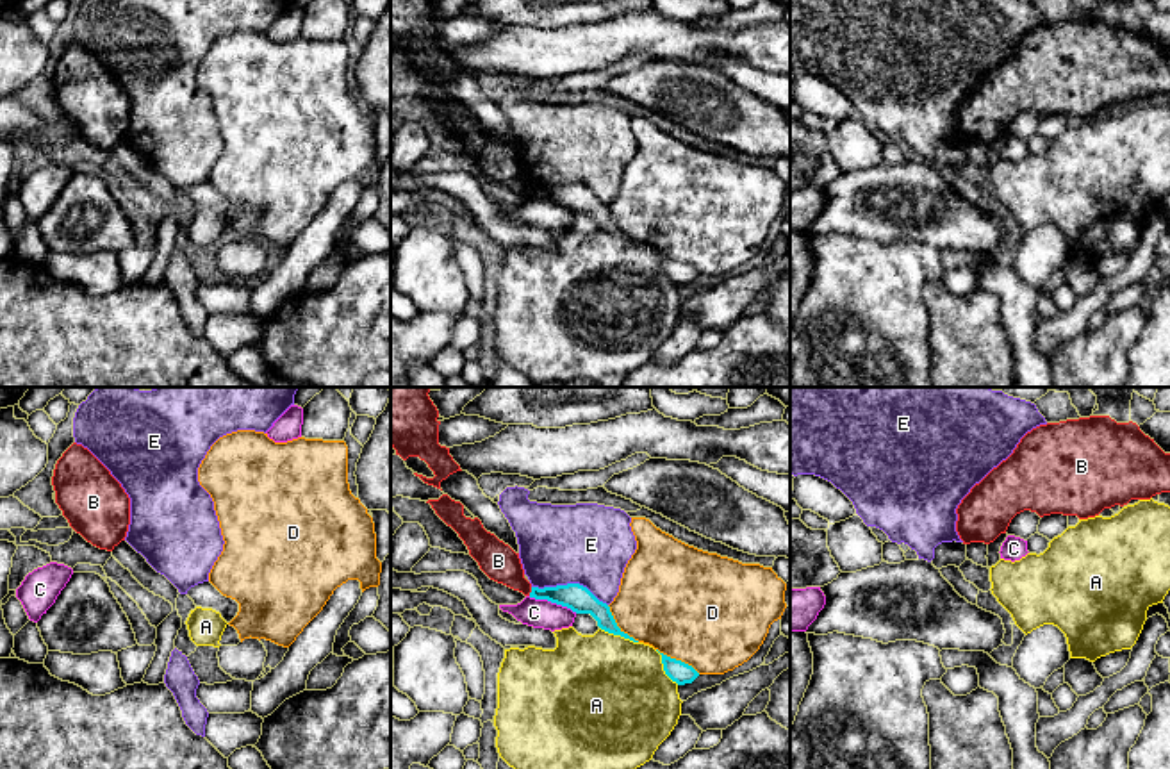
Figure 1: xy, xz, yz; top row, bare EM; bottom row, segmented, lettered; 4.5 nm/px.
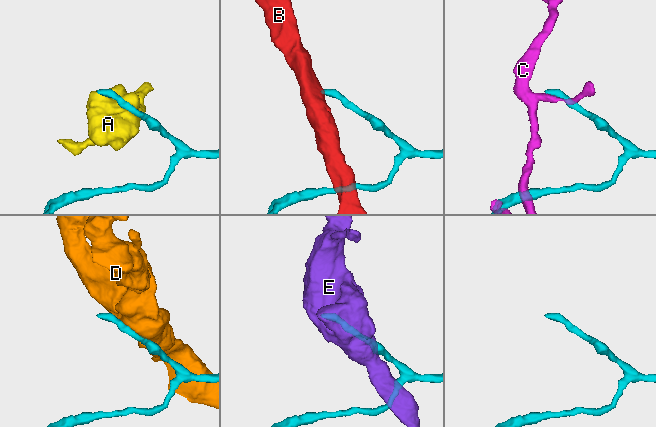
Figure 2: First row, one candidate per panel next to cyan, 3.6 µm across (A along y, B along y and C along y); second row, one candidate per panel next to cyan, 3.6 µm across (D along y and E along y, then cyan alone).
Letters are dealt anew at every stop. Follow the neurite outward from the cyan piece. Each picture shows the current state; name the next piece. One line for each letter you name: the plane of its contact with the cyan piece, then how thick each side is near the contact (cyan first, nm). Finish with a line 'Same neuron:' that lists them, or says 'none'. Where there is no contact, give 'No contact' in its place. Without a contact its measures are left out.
Same neuron: none

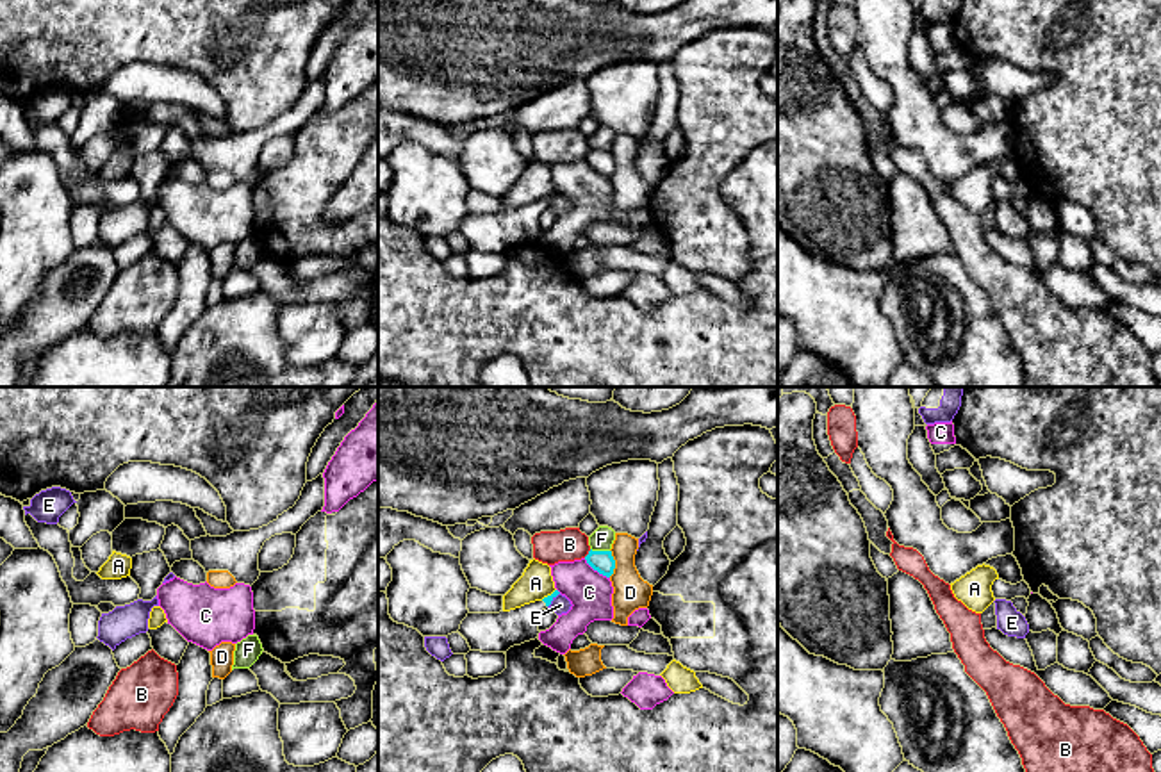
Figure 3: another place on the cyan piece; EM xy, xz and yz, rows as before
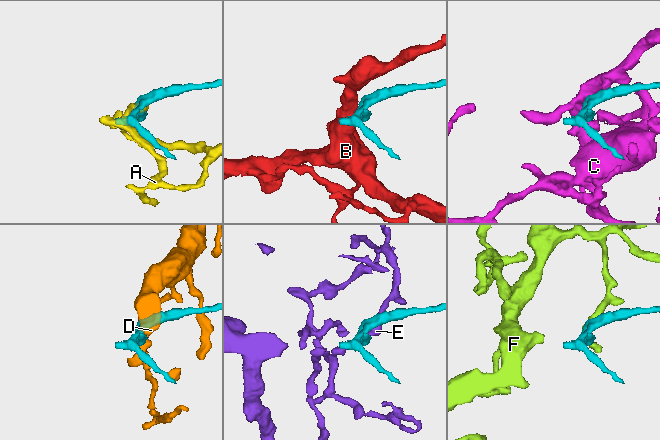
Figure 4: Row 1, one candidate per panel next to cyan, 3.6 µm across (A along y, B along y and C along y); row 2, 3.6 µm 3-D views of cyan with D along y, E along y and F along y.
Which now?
Same neuron: none

